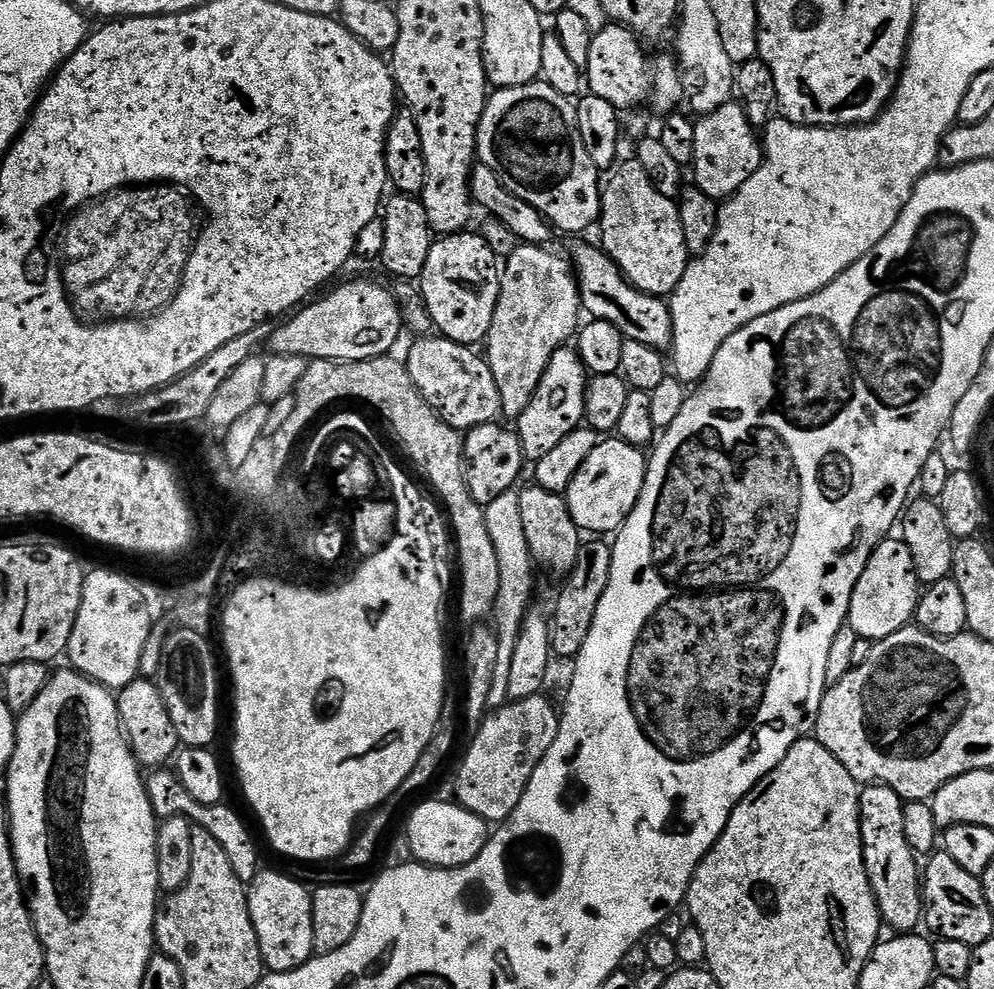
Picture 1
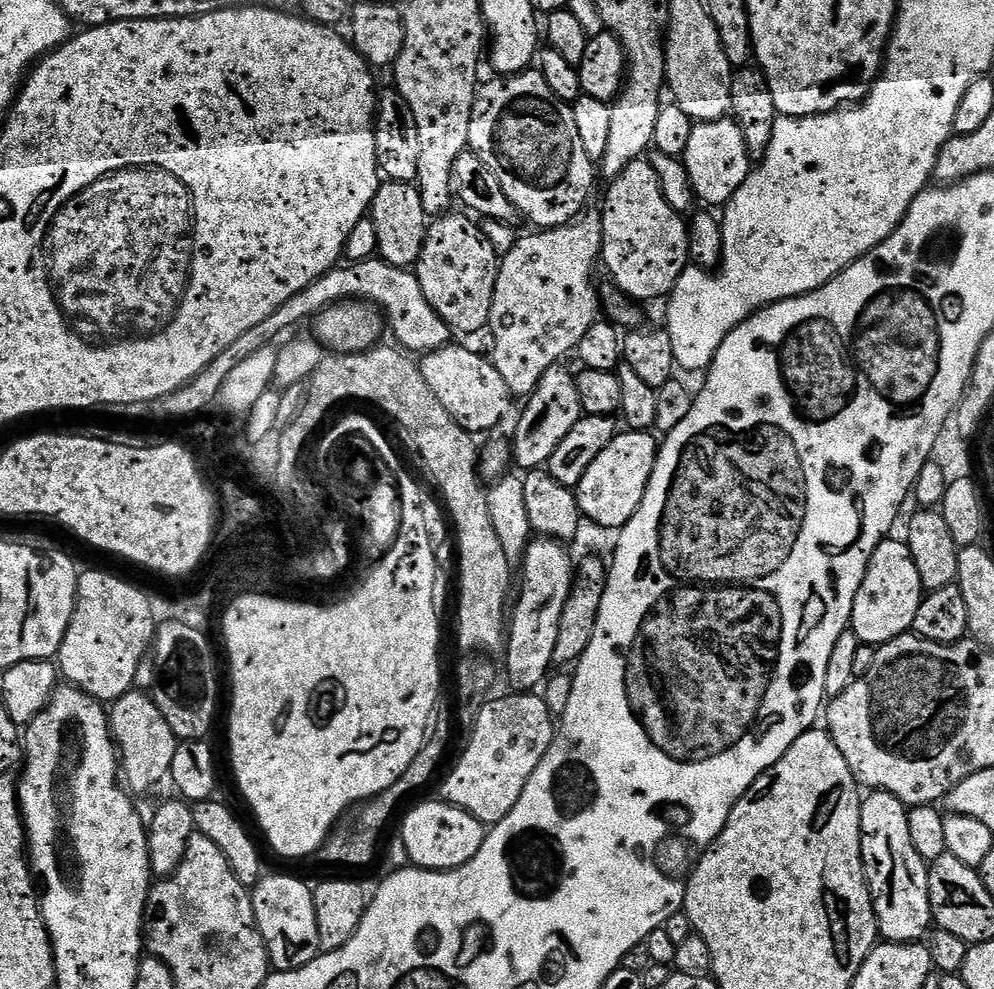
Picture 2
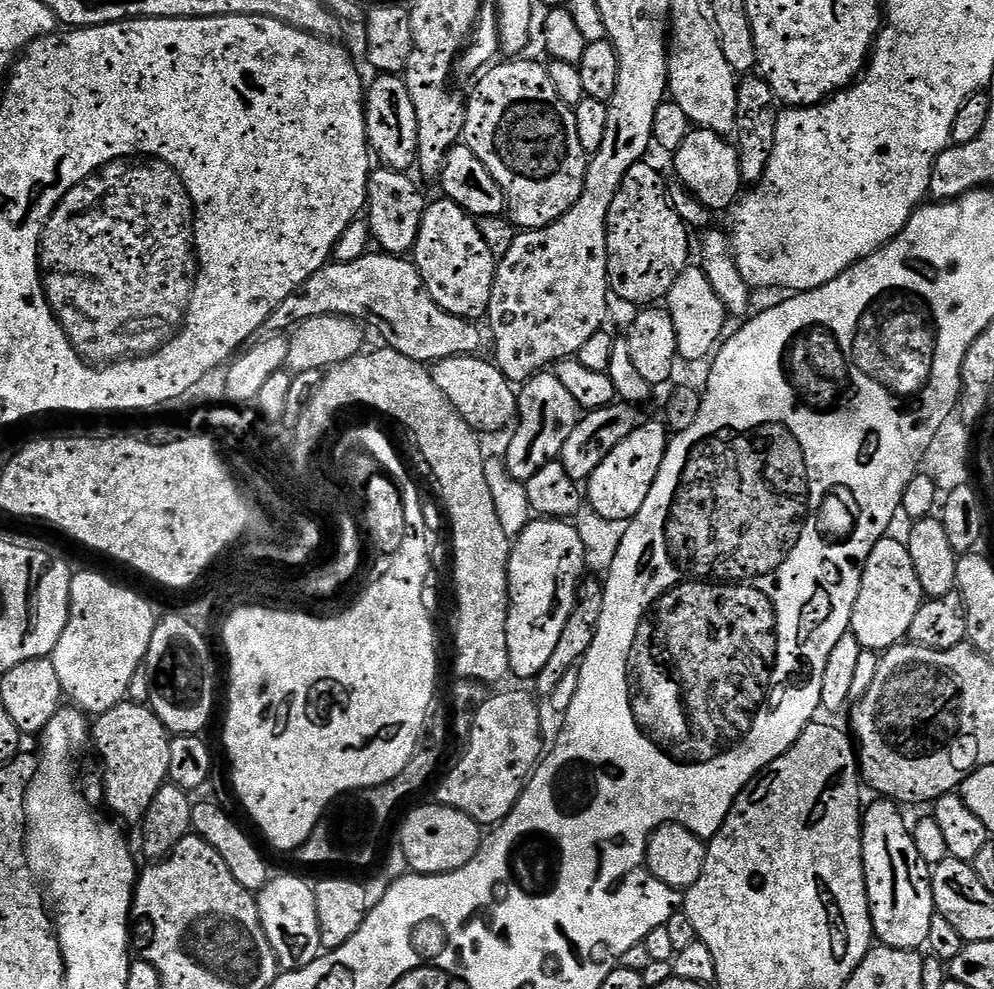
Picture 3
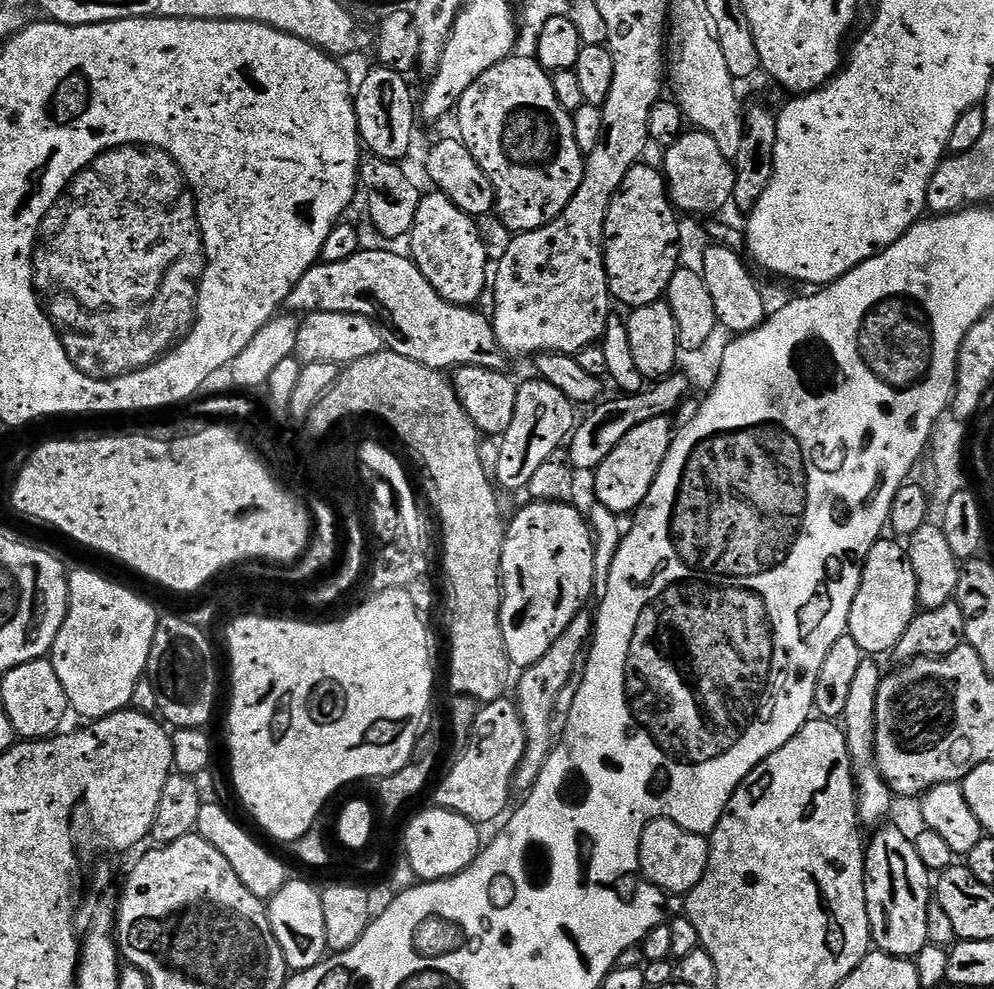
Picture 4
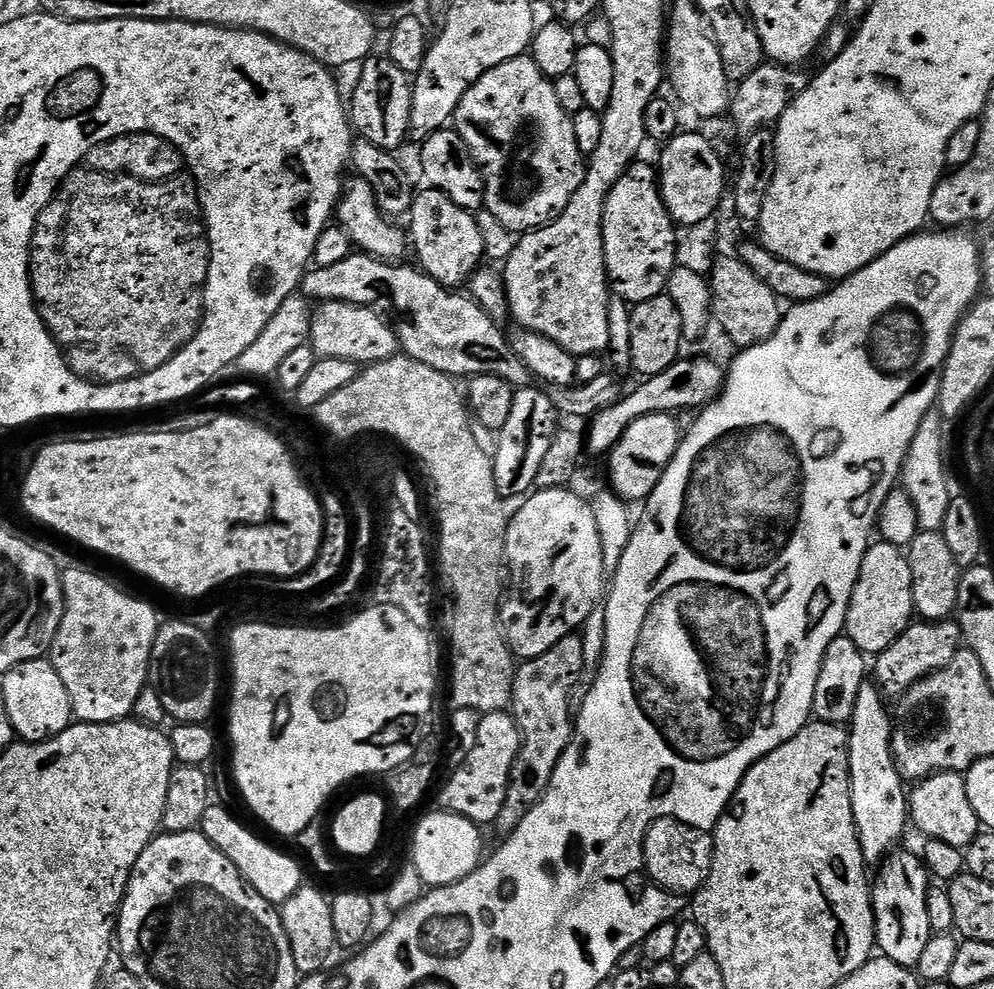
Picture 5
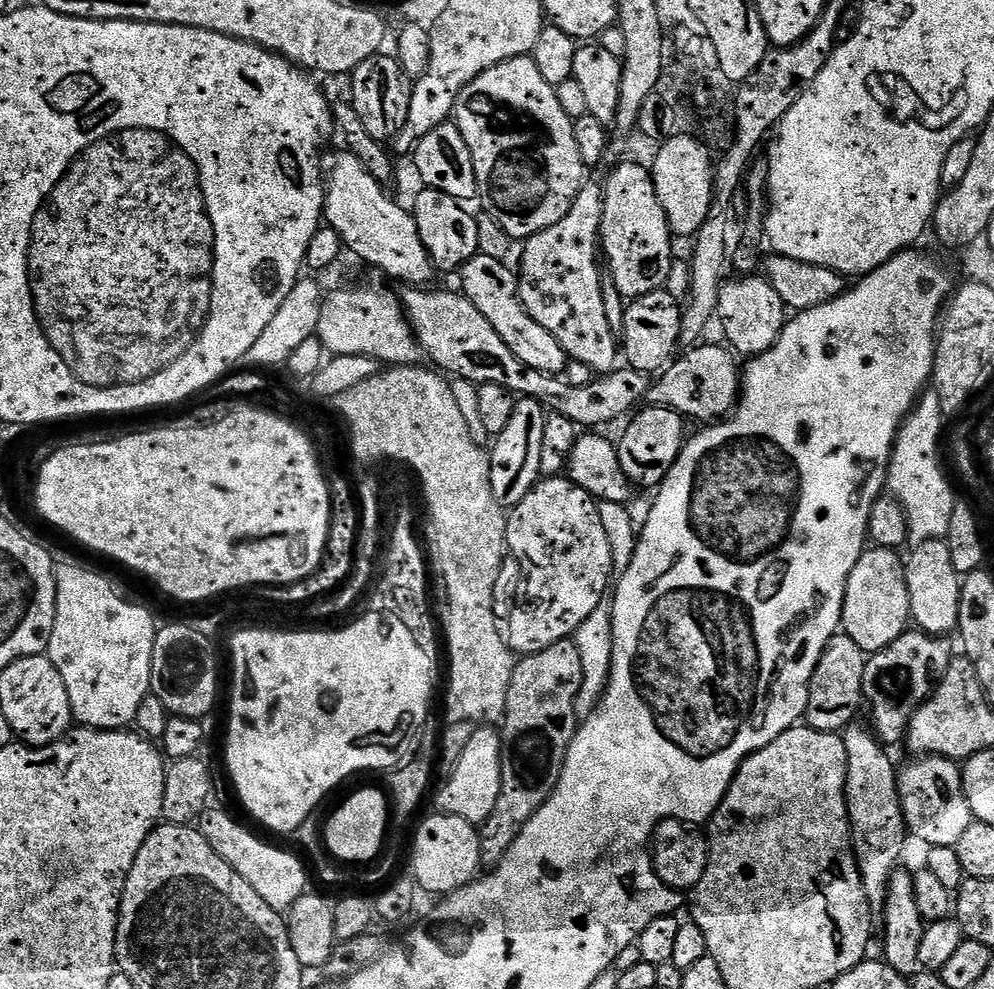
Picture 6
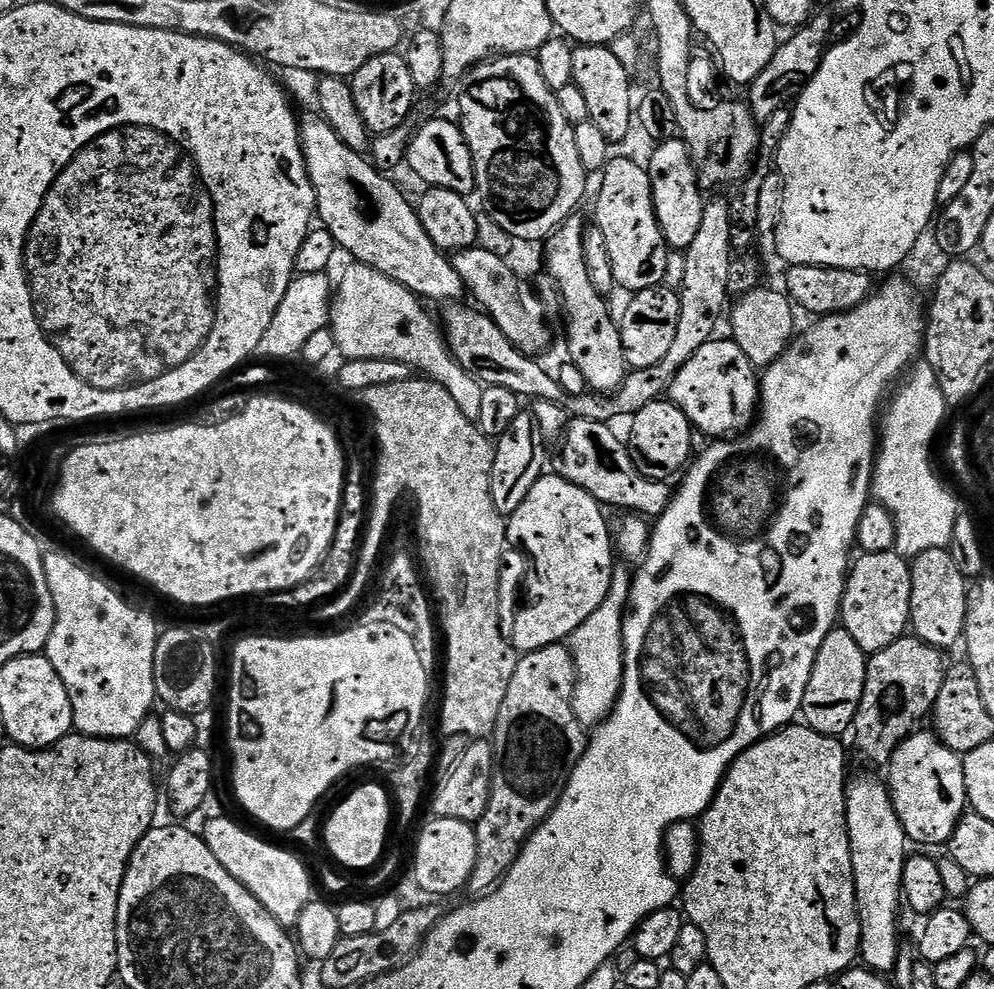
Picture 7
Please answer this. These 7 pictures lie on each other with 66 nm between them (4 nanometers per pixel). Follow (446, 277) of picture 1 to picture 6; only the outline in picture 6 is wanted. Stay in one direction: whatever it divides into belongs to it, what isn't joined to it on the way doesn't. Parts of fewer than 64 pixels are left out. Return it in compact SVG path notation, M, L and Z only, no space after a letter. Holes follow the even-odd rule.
M427 186L419 189L416 201L410 204L410 211L418 226L418 234L422 238L422 246L426 246L428 256L437 269L444 272L459 273L470 258L474 258L480 250L478 246L478 222L473 213L468 213L463 203L450 194L442 194L442 190L434 190Z

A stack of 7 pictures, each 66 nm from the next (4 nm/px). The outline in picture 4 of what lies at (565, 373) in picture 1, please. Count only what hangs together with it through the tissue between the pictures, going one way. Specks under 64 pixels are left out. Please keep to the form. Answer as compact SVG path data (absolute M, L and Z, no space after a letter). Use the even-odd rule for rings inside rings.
M531 379L517 387L514 418L498 440L500 457L494 480L501 489L504 487L508 492L523 493L537 469L548 458L561 451L562 445L571 437L578 423L577 409L566 398L566 394L562 394L562 390L550 386L550 382L545 380Z

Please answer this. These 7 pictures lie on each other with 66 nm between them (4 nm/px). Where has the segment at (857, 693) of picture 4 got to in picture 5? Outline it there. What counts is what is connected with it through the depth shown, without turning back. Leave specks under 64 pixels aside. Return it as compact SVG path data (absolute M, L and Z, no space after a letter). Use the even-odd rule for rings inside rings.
M866 680L860 687L860 690L858 690L858 696L856 698L854 712L851 715L846 730L848 734L848 761L850 762L850 770L848 771L848 773L851 776L851 810L853 810L854 812L855 828L856 833L859 836L859 845L862 846L862 852L865 861L870 864L872 864L872 862L874 862L874 864L879 863L897 845L895 843L899 840L904 830L905 824L906 826L908 824L908 813L910 810L908 805L908 796L906 793L906 788L904 792L904 787L906 787L904 779L900 775L900 772L897 771L895 756L892 755L891 742L894 735L894 730L893 727L892 729L890 728L890 720L888 718L888 714L886 712L886 708L883 702L885 703L883 695L879 690L879 687L873 681Z

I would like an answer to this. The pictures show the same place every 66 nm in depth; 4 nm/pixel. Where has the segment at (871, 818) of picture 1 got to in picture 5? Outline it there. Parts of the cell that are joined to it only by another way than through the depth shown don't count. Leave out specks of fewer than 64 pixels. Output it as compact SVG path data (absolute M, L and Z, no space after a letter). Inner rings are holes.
M891 851L879 865L878 876L872 886L872 906L876 922L876 945L879 953L903 968L915 969L932 937L930 918L927 917L926 898L930 876L923 861L915 854Z

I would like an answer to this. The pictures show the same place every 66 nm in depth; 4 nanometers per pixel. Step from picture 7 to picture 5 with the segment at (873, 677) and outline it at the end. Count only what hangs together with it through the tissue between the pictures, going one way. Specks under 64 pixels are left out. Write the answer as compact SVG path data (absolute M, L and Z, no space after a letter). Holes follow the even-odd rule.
M955 619L938 620L935 622L913 622L907 630L885 650L875 657L875 683L885 697L903 697L908 689L923 680L932 672L942 670L962 648L962 633Z

